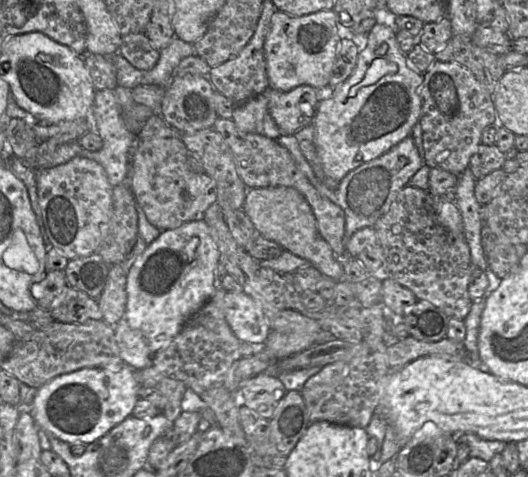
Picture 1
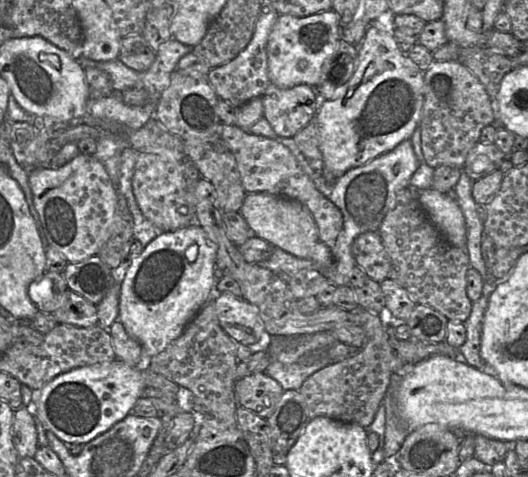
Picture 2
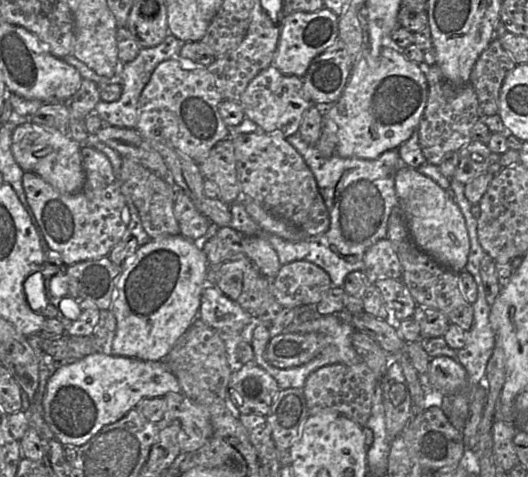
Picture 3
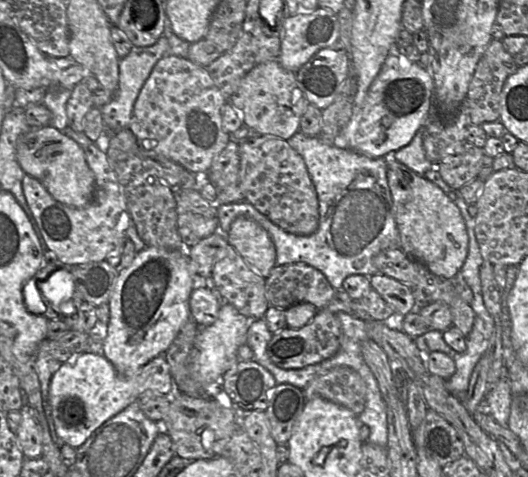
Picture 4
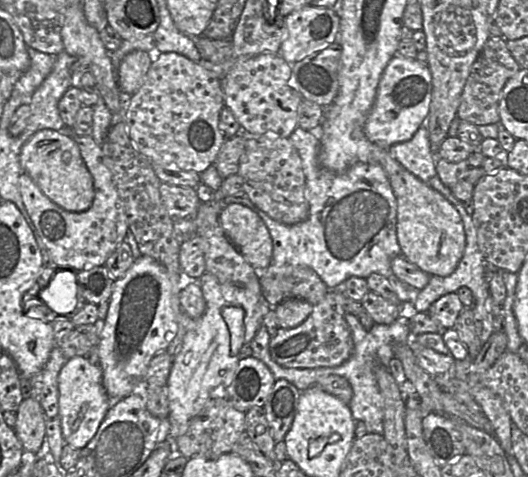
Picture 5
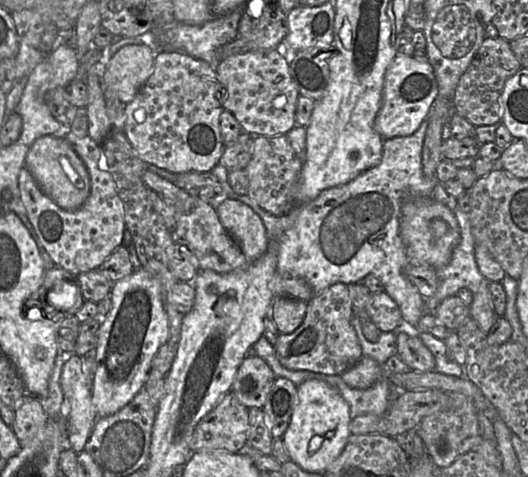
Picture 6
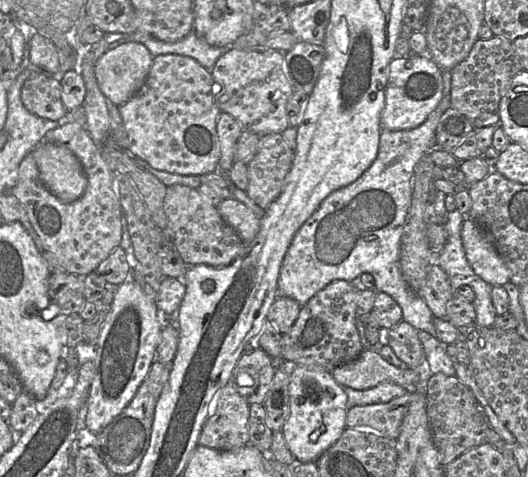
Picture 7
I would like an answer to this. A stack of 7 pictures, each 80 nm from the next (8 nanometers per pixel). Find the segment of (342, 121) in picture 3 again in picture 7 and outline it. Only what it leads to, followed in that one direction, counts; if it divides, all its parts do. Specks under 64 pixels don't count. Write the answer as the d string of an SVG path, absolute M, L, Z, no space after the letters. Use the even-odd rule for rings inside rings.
M402 55L393 58L388 67L385 106L381 126L390 131L410 130L420 126L442 99L442 70L427 55Z

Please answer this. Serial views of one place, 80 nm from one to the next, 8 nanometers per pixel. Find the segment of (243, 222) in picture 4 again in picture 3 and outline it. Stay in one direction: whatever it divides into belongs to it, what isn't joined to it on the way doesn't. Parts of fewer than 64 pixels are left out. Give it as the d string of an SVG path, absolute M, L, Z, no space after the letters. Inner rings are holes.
M244 236L242 249L244 255L262 275L268 279L277 276L281 264L276 251L267 240L256 236Z

